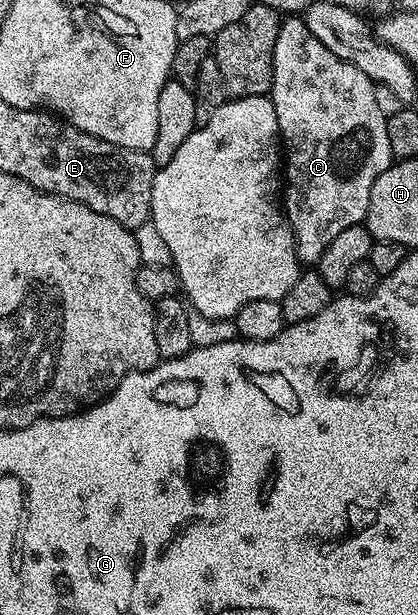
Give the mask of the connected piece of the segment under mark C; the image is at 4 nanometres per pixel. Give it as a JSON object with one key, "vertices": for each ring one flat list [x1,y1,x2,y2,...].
{"vertices":[[287,16,280,21,277,44,273,48,273,84,269,97,277,112,279,136,282,139,281,146,285,151,285,185,281,190,281,205,287,215,287,223,293,228,295,251,304,267,314,267,321,260,321,252,325,252,325,248,329,248,331,241,340,232,345,232,345,228,360,225,366,219,369,208,369,192,373,192,373,184,377,184,377,176,381,176,381,172,389,169,393,161,389,132,387,131,388,115,383,114,377,104,375,87,376,83,372,82,369,76,365,76,365,72,361,72,361,68,353,68,353,64,333,56,333,52,329,52,329,48,325,48,325,44,321,44,321,40,317,40,317,36,313,36,313,32,309,32,302,17]]}

